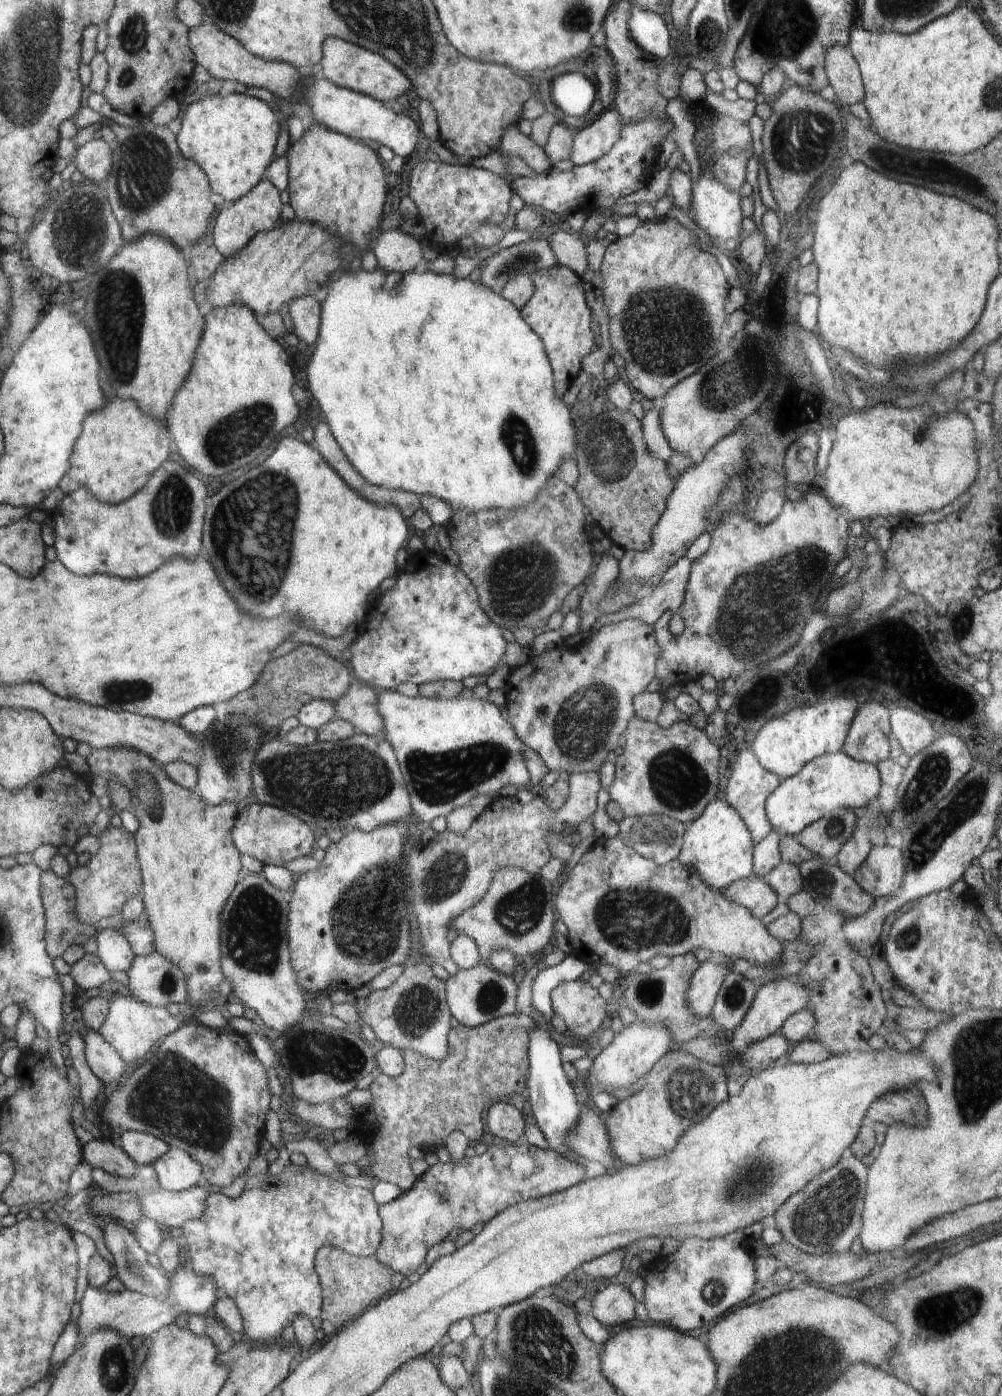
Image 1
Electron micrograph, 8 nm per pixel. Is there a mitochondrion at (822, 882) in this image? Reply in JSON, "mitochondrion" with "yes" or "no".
{"mitochondrion":"yes"}

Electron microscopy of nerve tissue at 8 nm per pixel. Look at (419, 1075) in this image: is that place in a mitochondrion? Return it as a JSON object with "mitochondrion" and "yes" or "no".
{"mitochondrion":"no"}

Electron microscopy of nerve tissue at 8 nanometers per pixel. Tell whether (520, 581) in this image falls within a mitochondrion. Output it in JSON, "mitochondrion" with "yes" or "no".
{"mitochondrion":"yes"}

